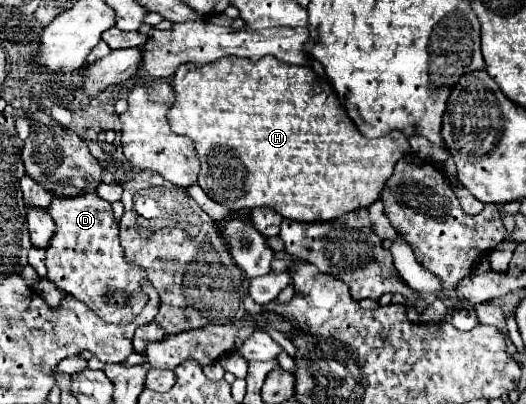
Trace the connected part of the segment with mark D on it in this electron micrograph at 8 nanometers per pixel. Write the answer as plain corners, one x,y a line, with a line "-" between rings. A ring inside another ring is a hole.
88,191
76,197
54,195
48,213
56,223
56,231
46,247
46,267
48,267
46,277
54,281
56,287
62,289
64,293
86,303
106,323
114,325
132,323
148,301
148,297
140,289
142,281
148,277
140,265
126,261
124,249
120,245
118,221
114,219
110,203
100,199
96,191
-
106,289
126,289
134,295
134,299
132,303
128,303
126,309
108,307
102,299

